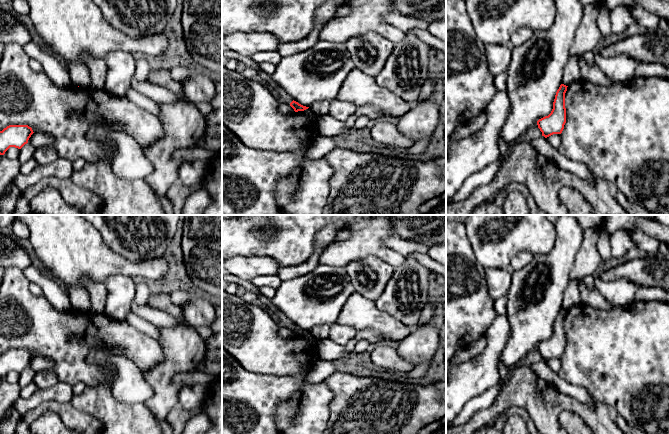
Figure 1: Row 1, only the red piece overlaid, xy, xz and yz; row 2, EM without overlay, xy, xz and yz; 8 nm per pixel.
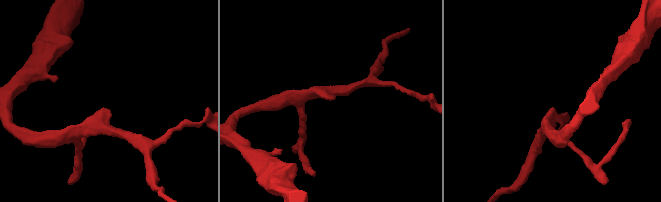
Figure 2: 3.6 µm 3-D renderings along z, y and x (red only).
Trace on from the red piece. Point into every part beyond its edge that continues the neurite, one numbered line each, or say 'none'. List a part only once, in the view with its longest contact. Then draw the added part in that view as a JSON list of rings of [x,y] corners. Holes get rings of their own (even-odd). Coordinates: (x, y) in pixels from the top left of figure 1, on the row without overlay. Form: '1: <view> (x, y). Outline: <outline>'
none

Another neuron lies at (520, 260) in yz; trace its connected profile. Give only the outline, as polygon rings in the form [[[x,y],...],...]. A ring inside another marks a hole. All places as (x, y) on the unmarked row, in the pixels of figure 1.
[[[520,252],[512,258],[510,266],[514,269],[514,271],[518,271],[524,268],[532,259],[533,255],[531,253]]]

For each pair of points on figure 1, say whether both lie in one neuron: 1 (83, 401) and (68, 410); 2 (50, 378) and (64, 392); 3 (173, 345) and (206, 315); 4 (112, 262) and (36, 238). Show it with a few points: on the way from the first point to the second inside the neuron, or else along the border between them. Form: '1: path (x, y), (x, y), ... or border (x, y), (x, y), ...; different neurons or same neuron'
1: border (69, 402), (77, 409), (95, 417); different neurons
2: border (59, 381), (44, 389), (38, 389); different neurons
3: border (180, 305), (183, 317), (189, 325); different neurons
4: path (93, 260), (73, 251), (60, 238), (55, 238); same neuron

